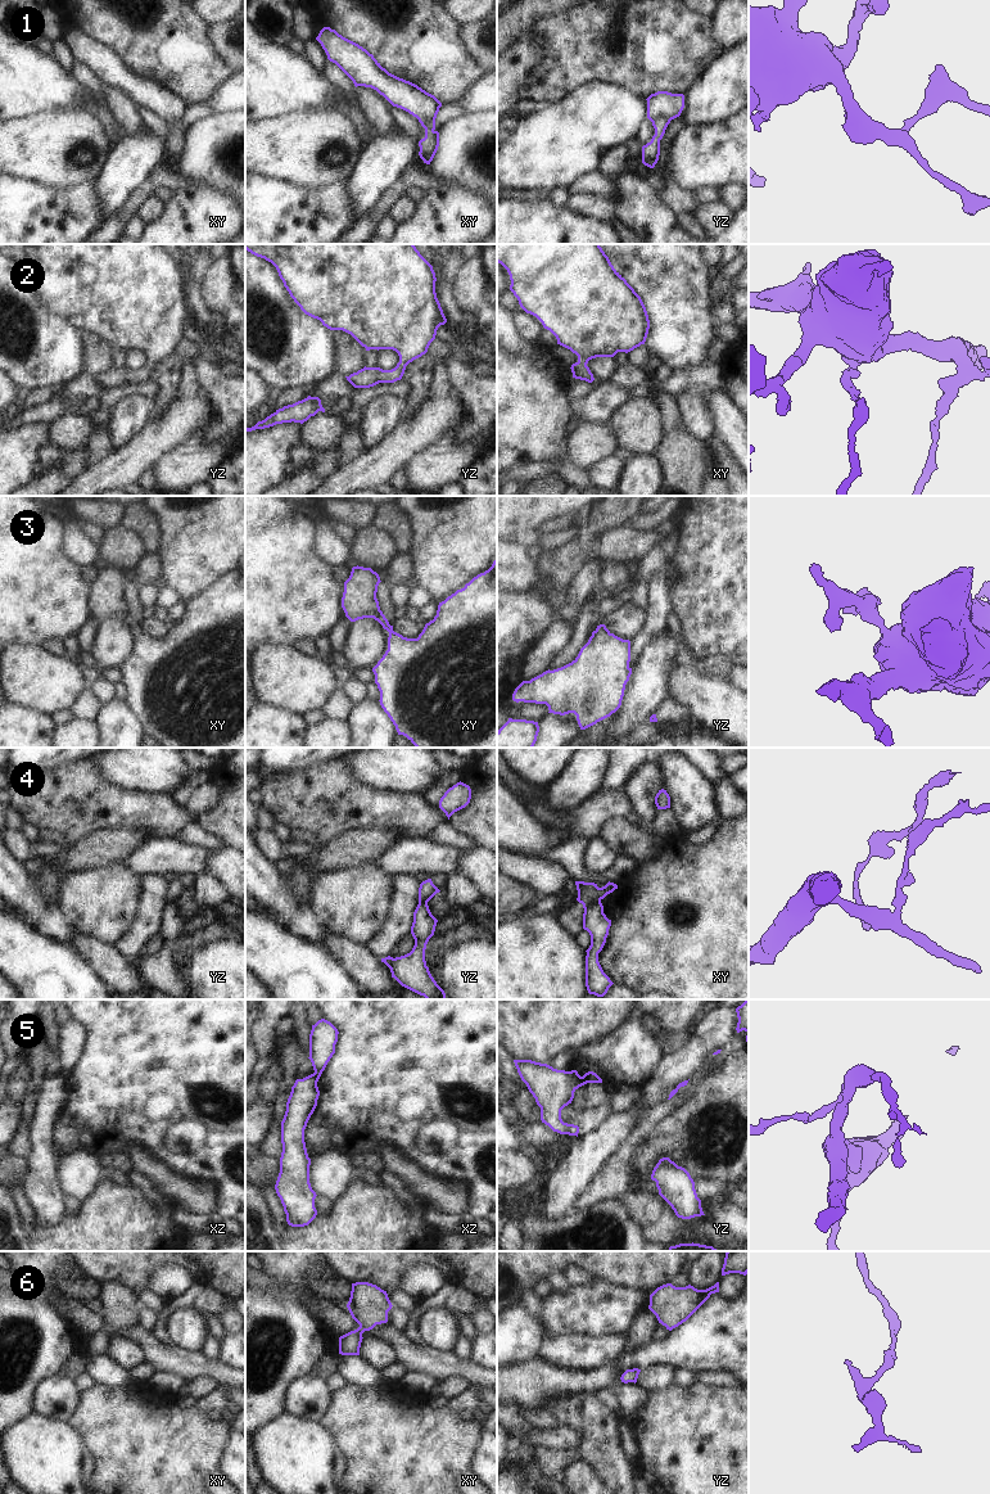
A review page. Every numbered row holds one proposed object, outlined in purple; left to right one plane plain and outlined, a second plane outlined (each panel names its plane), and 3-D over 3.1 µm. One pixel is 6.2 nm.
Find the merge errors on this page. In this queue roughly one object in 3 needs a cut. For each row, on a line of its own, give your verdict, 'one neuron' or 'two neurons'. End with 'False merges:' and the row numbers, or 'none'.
1: one neuron
2: one neuron
3: one neuron
4: two neurons
5: one neuron
6: one neuron
False merges: 4

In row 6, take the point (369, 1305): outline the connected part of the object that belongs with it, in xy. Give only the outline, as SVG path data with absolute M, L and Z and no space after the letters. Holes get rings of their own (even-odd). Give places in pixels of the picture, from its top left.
M369 1282L352 1283L347 1308L360 1327L339 1337L339 1354L360 1355L362 1333L372 1330L376 1324L386 1323L388 1312L392 1306L386 1291L376 1285Z

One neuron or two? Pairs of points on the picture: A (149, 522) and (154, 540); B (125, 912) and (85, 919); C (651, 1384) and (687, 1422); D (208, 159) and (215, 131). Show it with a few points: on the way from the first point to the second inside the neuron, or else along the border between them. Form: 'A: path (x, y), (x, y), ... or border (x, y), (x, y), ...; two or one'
A: path (149, 526), (152, 536); one
B: path (114, 912), (95, 912); one
C: border (672, 1382), (663, 1389), (649, 1393); two
D: path (212, 153), (215, 138); one

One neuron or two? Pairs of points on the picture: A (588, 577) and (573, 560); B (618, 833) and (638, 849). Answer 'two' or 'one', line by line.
A: two
B: one

